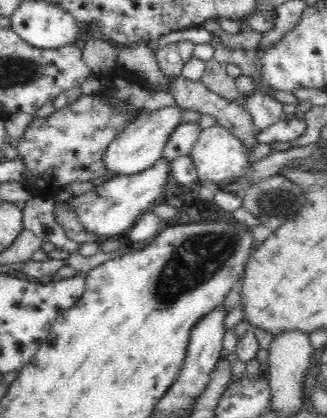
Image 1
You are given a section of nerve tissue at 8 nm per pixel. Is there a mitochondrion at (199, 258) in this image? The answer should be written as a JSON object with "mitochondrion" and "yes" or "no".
{"mitochondrion":"yes"}

